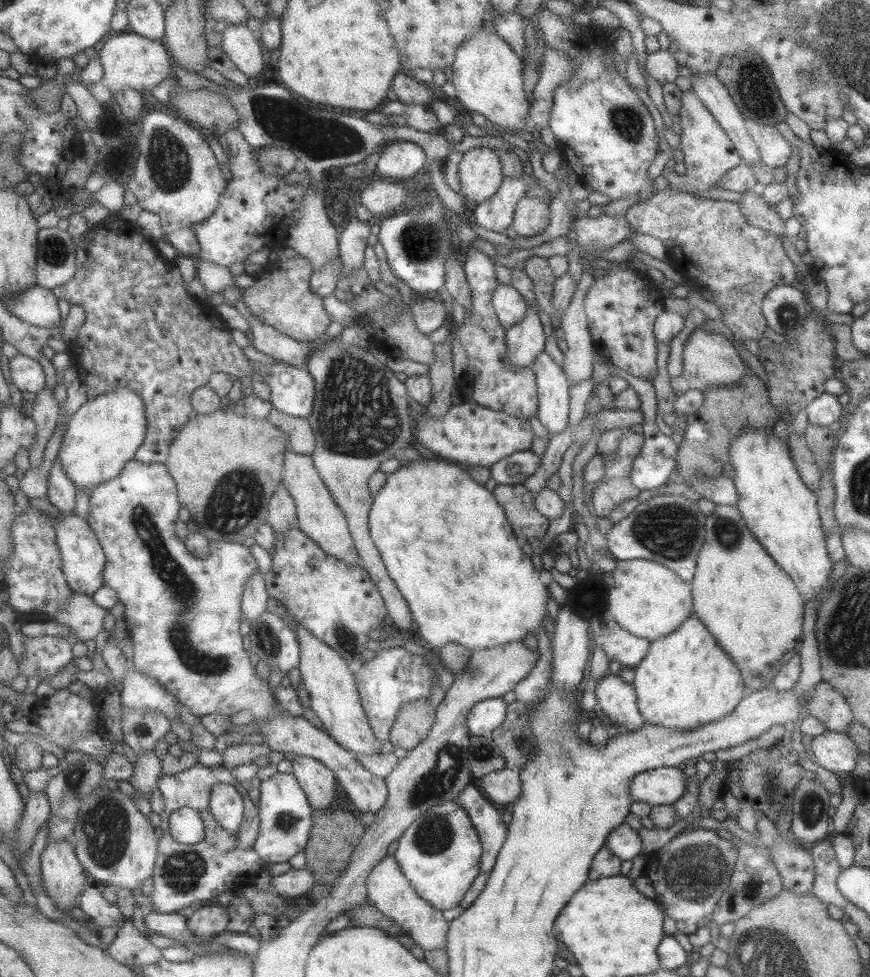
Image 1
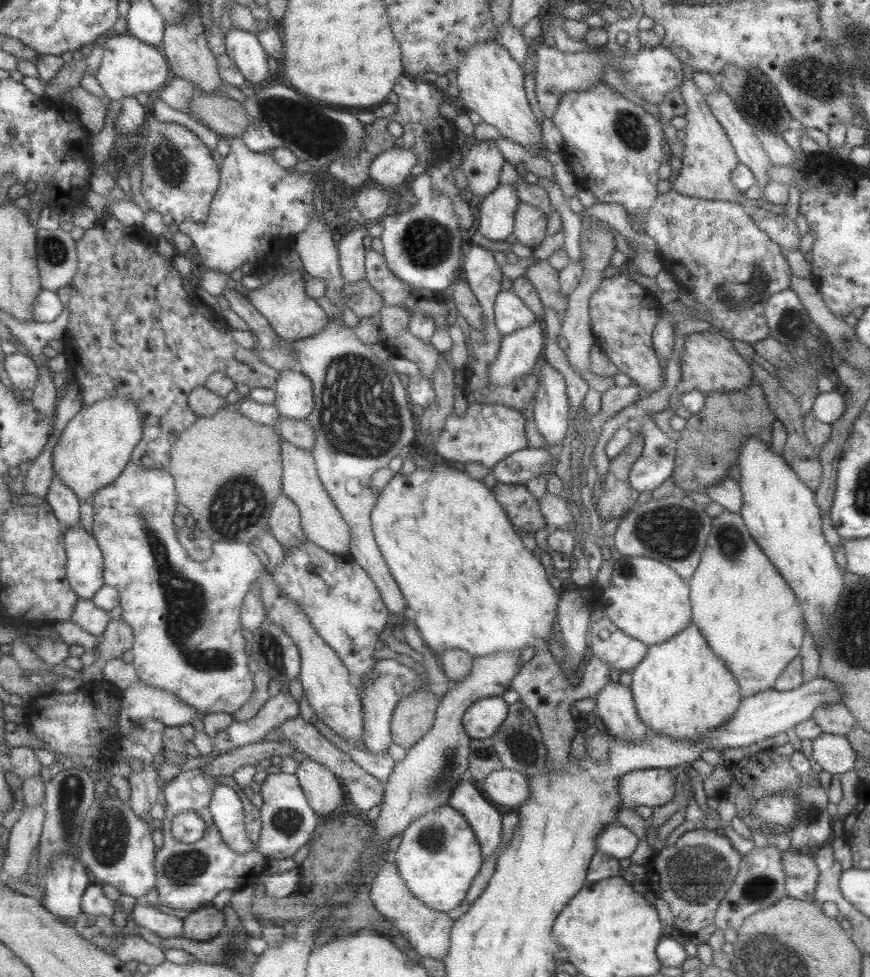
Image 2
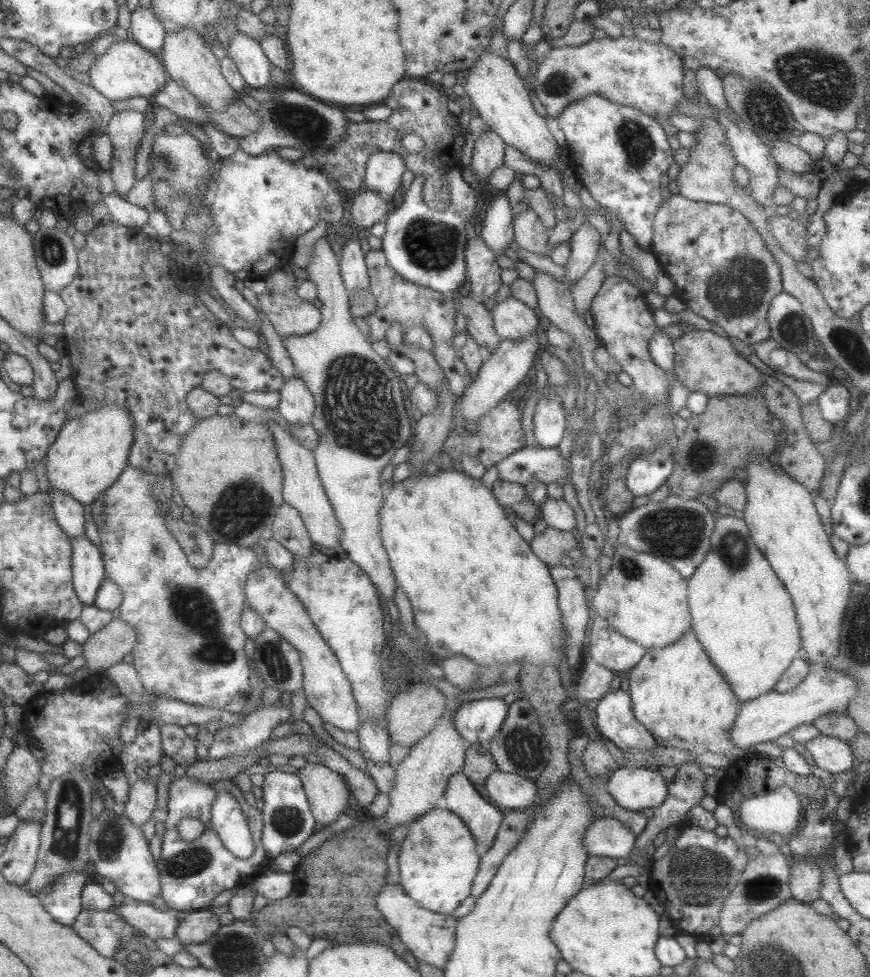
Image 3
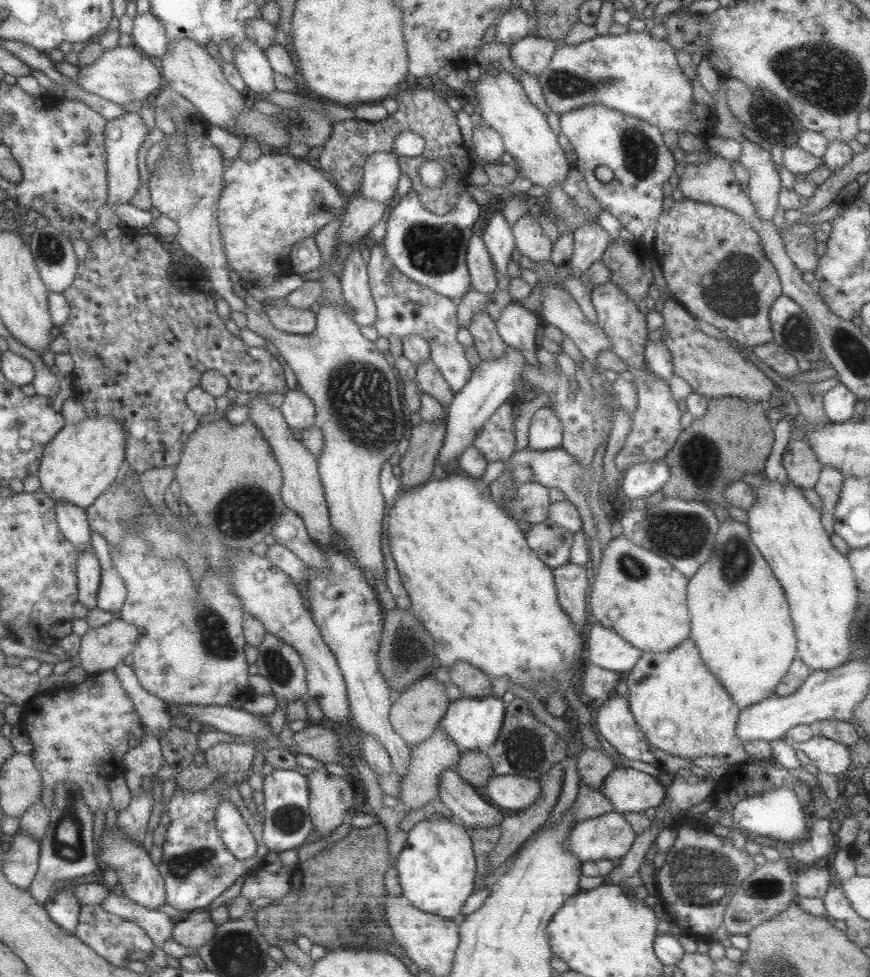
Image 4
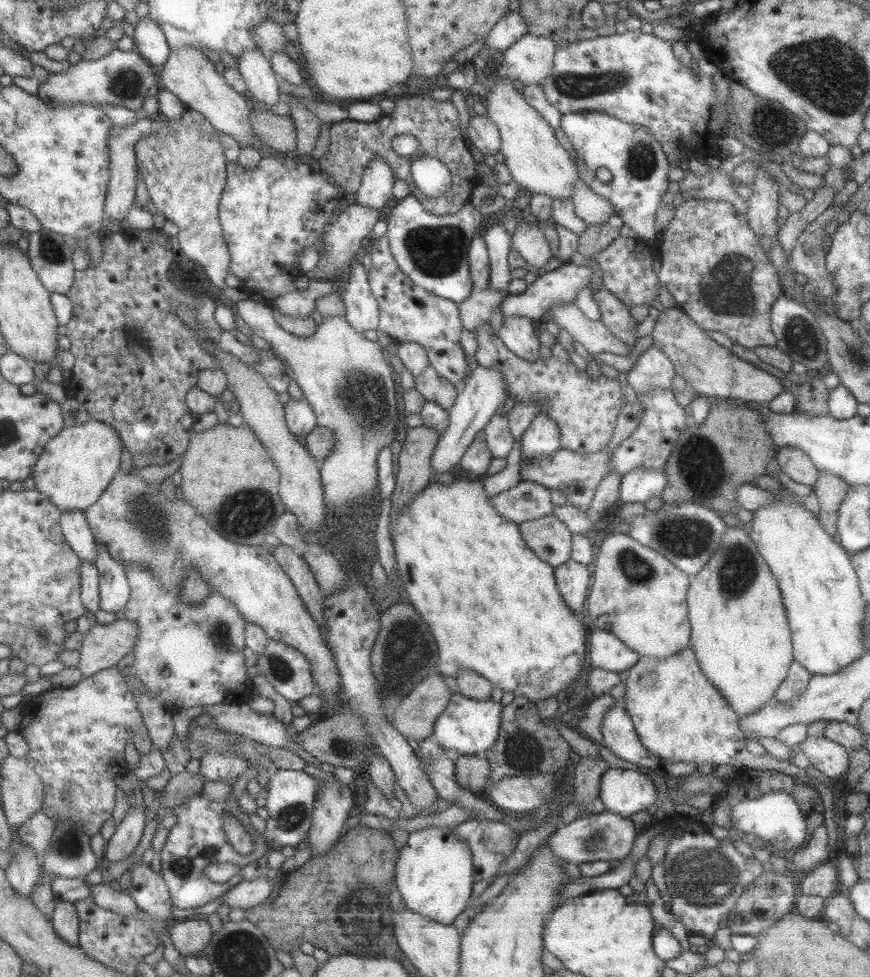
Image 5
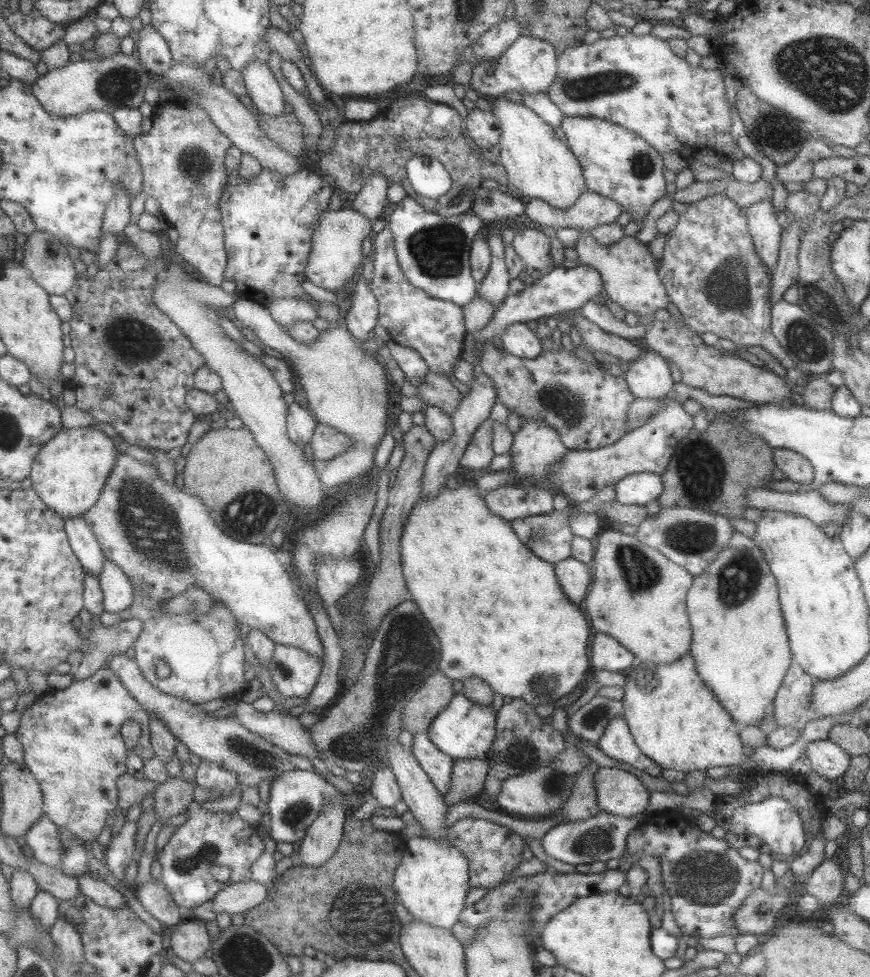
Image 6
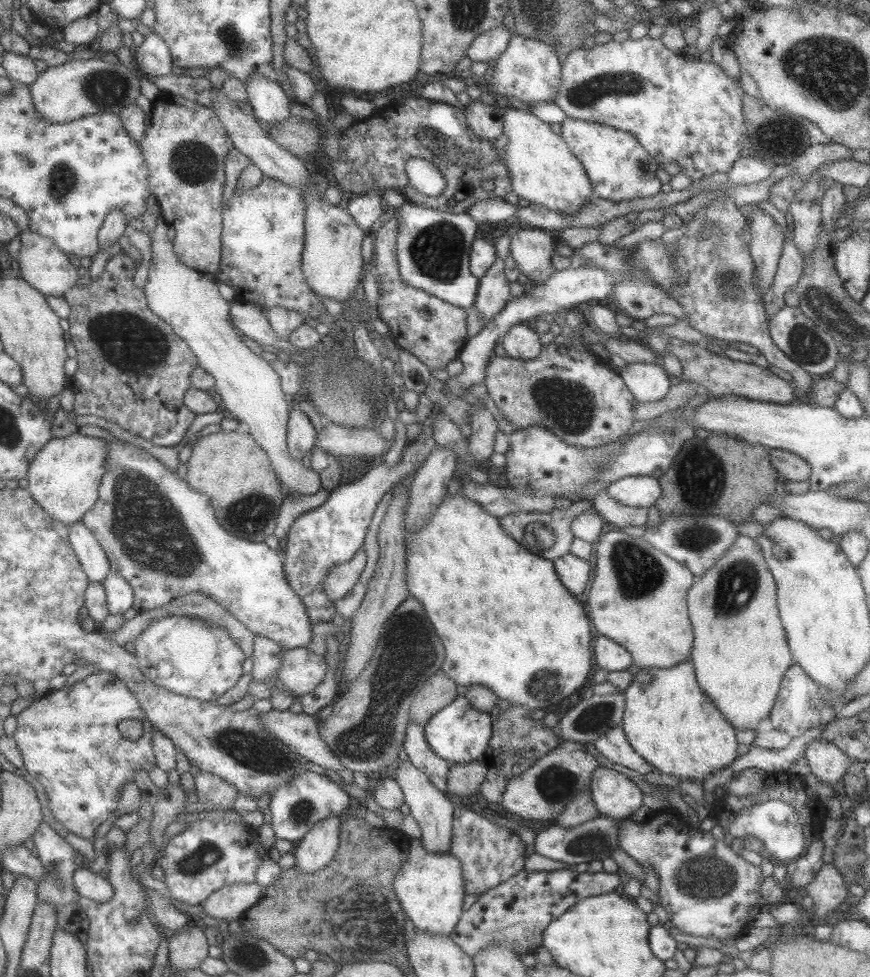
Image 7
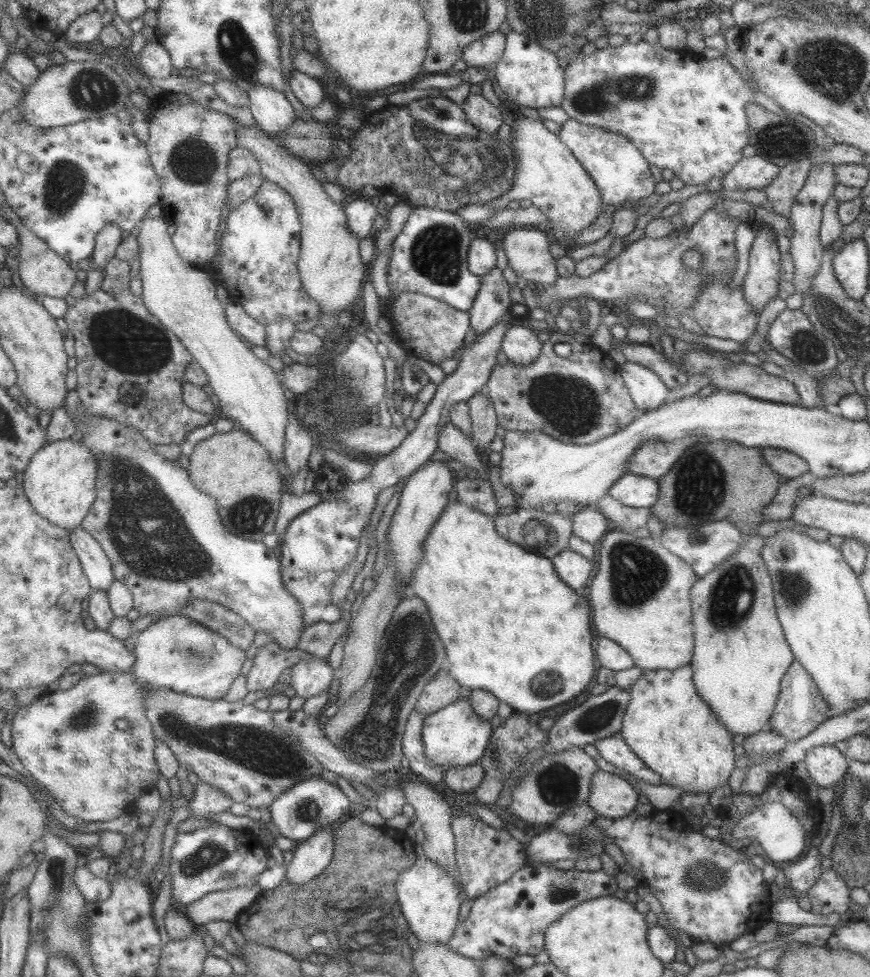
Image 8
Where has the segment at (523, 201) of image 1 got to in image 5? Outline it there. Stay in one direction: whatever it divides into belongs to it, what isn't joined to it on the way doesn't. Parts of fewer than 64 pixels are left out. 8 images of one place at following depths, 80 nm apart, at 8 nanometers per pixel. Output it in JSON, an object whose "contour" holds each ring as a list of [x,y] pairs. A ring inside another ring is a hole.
{"contour":[[[519,223],[516,225],[516,229],[513,231],[511,246],[519,253],[519,256],[523,258],[525,265],[524,268],[529,272],[534,272],[537,275],[543,272],[541,266],[545,266],[553,254],[549,251],[549,245],[547,239],[543,235],[541,225],[535,223]]]}

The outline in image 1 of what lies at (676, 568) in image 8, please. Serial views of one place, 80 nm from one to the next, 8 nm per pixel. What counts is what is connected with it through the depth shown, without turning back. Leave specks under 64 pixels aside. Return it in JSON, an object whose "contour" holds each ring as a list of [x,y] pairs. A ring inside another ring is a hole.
{"contour":[[[645,559],[615,561],[615,568],[613,568],[610,573],[614,582],[613,587],[608,590],[607,611],[623,630],[626,630],[629,634],[637,638],[644,638],[651,642],[652,640],[663,638],[670,632],[673,632],[690,614],[692,614],[690,585],[688,582],[678,578],[675,572],[672,572],[670,568],[662,564],[657,564],[652,560]]]}

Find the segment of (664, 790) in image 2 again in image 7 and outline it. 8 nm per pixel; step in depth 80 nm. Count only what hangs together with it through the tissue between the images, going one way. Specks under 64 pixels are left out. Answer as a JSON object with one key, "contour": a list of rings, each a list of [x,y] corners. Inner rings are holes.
{"contour":[[[598,766],[591,774],[589,786],[593,805],[597,808],[599,815],[609,817],[609,819],[628,819],[635,813],[637,808],[641,808],[643,805],[643,793],[635,787],[635,784],[629,778],[615,772],[614,769]]]}

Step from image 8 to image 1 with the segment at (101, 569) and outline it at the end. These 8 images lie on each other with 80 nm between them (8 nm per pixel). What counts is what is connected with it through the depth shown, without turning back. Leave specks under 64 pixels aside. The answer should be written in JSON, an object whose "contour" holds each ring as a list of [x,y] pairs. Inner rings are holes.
{"contour":[[[56,458],[48,472],[45,497],[59,510],[58,517],[72,514],[75,506],[75,489],[76,486],[67,478]]]}

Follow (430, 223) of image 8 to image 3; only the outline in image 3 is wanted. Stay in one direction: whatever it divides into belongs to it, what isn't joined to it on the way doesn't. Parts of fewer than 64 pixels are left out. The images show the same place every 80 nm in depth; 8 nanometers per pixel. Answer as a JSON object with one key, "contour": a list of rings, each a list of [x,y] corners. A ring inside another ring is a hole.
{"contour":[[[452,166],[444,172],[450,190],[449,206],[445,210],[433,210],[422,199],[421,187],[424,178],[415,176],[399,208],[391,211],[383,221],[386,224],[382,239],[382,251],[387,264],[406,281],[427,287],[443,295],[454,297],[466,288],[464,250],[467,240],[465,221],[477,208],[477,192],[469,187],[459,173],[462,167]]]}

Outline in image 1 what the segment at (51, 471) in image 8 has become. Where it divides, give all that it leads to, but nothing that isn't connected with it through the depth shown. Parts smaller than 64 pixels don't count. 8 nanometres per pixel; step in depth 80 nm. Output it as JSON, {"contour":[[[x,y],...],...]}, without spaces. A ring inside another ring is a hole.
{"contour":[[[116,388],[85,401],[66,422],[67,429],[56,458],[77,490],[89,492],[95,488],[95,485],[115,478],[125,463],[134,458],[134,452],[141,446],[147,432],[141,399],[128,388]]]}

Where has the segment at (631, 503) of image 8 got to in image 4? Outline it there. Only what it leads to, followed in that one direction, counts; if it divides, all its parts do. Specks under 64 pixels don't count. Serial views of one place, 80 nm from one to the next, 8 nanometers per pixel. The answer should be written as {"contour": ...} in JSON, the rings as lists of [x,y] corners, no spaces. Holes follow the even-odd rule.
{"contour":[[[662,460],[657,462],[643,462],[622,471],[620,478],[620,492],[625,499],[647,498],[662,490],[663,485],[669,480],[668,464]]]}

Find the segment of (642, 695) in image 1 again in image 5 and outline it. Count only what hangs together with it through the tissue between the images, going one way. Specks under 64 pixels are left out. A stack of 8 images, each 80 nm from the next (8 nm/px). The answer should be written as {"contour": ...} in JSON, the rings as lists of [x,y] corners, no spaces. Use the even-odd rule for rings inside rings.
{"contour":[[[686,646],[681,652],[669,658],[658,659],[641,656],[623,675],[624,696],[620,700],[625,712],[630,716],[634,731],[642,747],[657,758],[667,762],[692,762],[697,766],[711,764],[729,764],[735,769],[753,768],[756,771],[777,771],[800,779],[803,784],[813,788],[822,799],[825,832],[829,852],[832,851],[836,838],[836,824],[833,822],[832,794],[829,790],[813,782],[805,769],[792,765],[791,762],[779,761],[772,755],[755,755],[744,746],[744,734],[738,725],[739,718],[719,691],[701,672],[694,652]]]}

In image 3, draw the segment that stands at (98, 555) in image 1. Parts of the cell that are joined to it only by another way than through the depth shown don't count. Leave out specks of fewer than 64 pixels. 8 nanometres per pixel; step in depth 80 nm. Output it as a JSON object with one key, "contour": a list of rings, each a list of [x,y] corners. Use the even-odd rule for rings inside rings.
{"contour":[[[85,535],[70,538],[71,582],[77,598],[85,604],[94,604],[101,582],[104,580],[102,554]]]}

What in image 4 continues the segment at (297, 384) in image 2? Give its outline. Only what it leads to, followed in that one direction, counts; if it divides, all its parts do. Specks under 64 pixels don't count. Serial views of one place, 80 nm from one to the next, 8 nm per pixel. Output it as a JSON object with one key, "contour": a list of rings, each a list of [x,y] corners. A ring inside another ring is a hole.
{"contour":[[[296,387],[284,393],[283,402],[278,406],[289,429],[305,431],[314,424],[313,403]]]}

